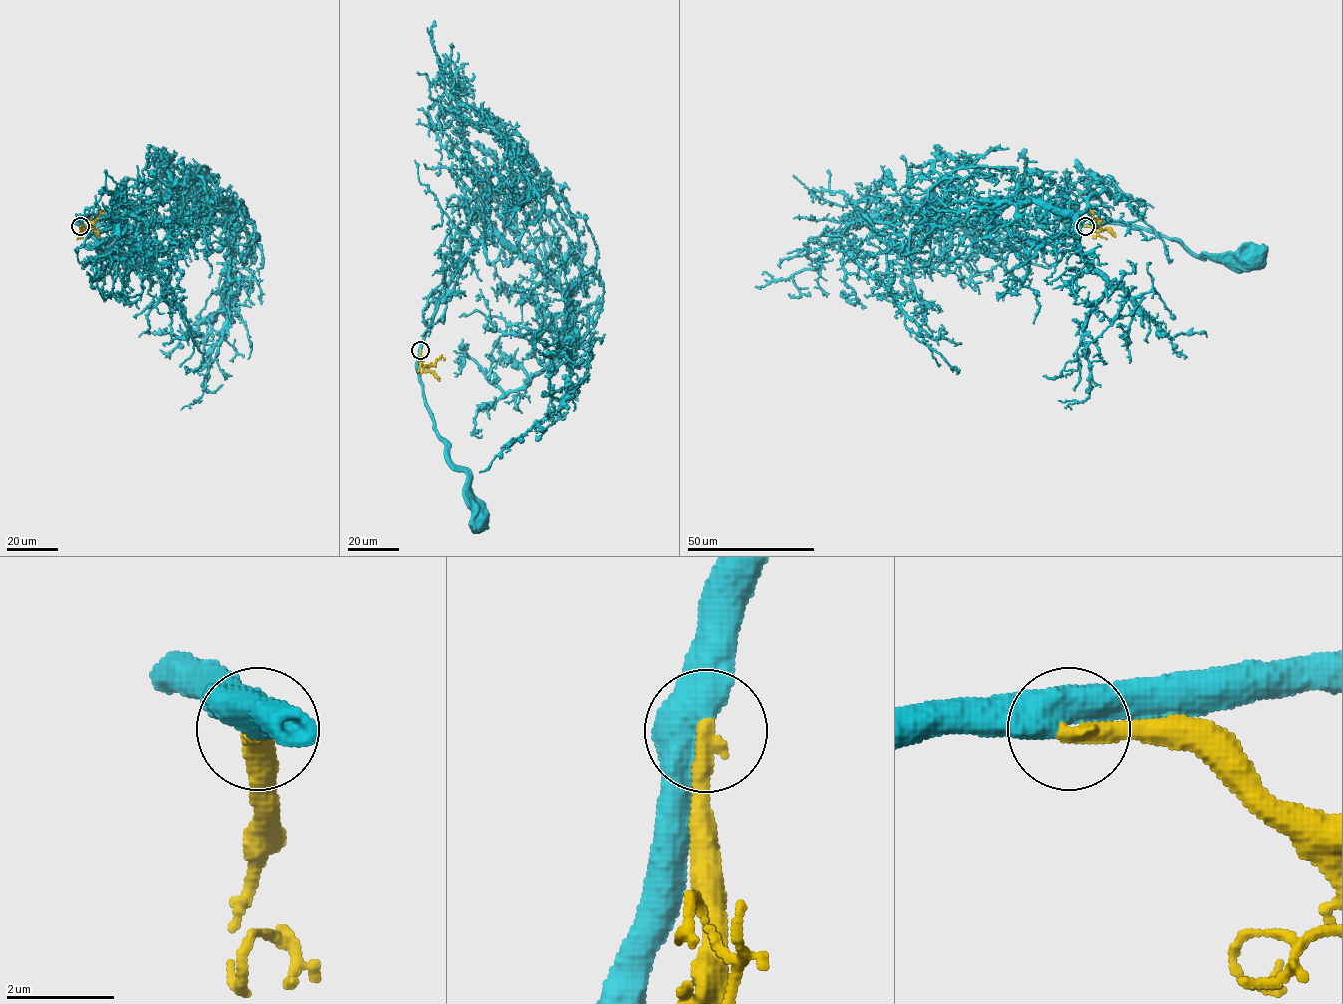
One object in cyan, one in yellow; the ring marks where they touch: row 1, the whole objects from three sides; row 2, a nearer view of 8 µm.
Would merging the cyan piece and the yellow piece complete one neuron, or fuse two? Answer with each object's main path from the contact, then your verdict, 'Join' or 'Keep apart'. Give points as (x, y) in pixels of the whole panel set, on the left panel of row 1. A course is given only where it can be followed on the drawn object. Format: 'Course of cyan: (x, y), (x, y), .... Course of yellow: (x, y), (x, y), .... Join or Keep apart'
Course of cyan: (80, 226), (101, 238), (110, 254), (139, 255). Course of yellow: (80, 226), (83, 229), (100, 213), (103, 214). Join

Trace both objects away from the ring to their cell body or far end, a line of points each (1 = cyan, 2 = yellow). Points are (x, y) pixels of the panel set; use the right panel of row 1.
1: (1084, 226), (1113, 223), (1139, 226), (1175, 238), (1200, 255), (1254, 255)
2: (1084, 226), (1101, 229), (1094, 214)

